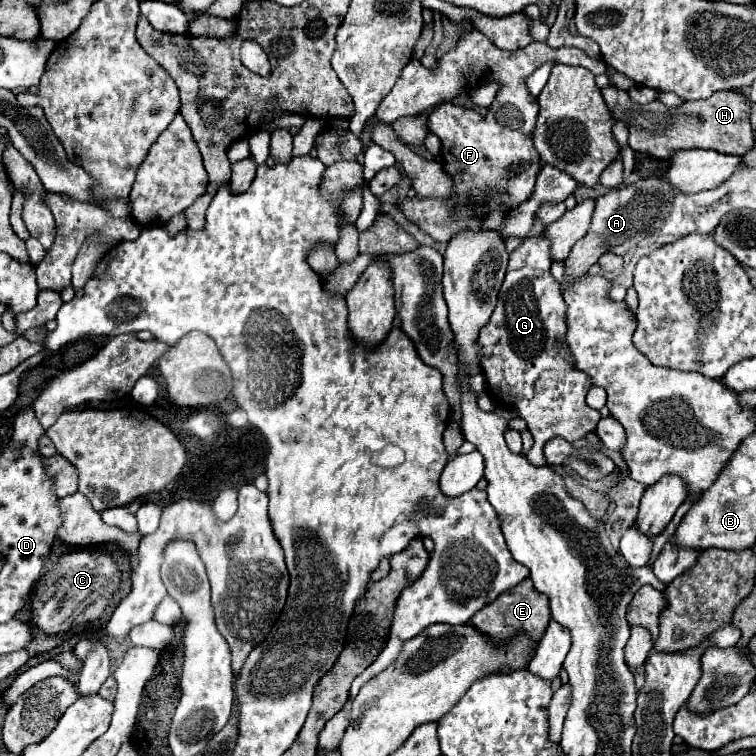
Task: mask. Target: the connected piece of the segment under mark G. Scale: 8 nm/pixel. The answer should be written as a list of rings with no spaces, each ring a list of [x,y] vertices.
[[[544,232],[526,238],[510,254],[496,310],[488,324],[480,328],[476,340],[492,398],[512,404],[534,436],[534,444],[526,455],[534,466],[547,464],[543,447],[550,438],[560,436],[566,442],[576,442],[594,432],[600,420],[600,412],[586,404],[588,376],[572,366],[572,354],[568,354],[568,344],[564,344],[566,302],[562,300],[560,284],[550,274],[550,264]]]

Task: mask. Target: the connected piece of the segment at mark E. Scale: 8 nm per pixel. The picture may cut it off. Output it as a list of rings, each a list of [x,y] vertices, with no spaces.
[[[526,578],[524,582],[520,582],[520,586],[514,586],[514,588],[506,590],[494,602],[490,602],[482,610],[478,610],[472,616],[470,624],[474,624],[474,628],[478,628],[482,634],[488,634],[496,642],[506,642],[512,634],[520,634],[520,632],[524,632],[534,642],[538,642],[542,638],[546,626],[548,626],[548,620],[550,620],[548,598],[544,594],[540,594],[532,586],[532,580],[530,578]]]

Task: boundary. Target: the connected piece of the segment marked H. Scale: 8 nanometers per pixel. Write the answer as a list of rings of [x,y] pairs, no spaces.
[[[608,86],[602,96],[616,120],[624,120],[630,128],[630,148],[636,152],[646,152],[656,158],[670,158],[676,150],[690,148],[710,148],[722,154],[744,156],[754,146],[754,132],[750,126],[752,102],[742,92],[716,92],[706,100],[682,102],[676,108],[664,106],[654,100],[646,106],[632,104],[626,90]]]

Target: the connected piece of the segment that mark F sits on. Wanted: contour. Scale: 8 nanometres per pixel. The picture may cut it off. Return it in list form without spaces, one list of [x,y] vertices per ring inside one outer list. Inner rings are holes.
[[[470,26],[462,32],[458,44],[450,52],[446,52],[436,62],[434,68],[426,68],[418,62],[418,58],[412,58],[412,62],[404,68],[392,92],[380,102],[376,116],[386,124],[392,124],[402,116],[424,114],[436,106],[428,114],[426,124],[428,130],[436,134],[442,142],[442,160],[444,160],[442,168],[448,174],[458,176],[454,178],[454,192],[446,200],[420,198],[420,196],[398,200],[398,208],[402,208],[404,214],[410,220],[414,220],[424,232],[428,232],[434,240],[448,242],[456,232],[464,228],[480,230],[482,228],[480,216],[496,210],[498,206],[514,208],[506,224],[500,228],[500,234],[504,238],[506,236],[524,238],[528,236],[528,230],[534,222],[534,212],[542,202],[566,200],[566,196],[570,196],[578,188],[578,182],[570,178],[566,172],[556,170],[554,166],[548,164],[542,168],[540,156],[532,146],[530,134],[536,124],[538,102],[532,94],[528,94],[526,78],[546,62],[584,66],[594,76],[604,74],[606,70],[602,58],[590,58],[582,50],[566,46],[552,50],[546,42],[530,42],[526,48],[506,52],[494,46],[480,30]],[[486,84],[498,84],[498,94],[494,102],[488,106],[484,118],[472,108],[462,108],[448,102],[460,94],[472,94],[474,90]],[[534,184],[536,190],[532,194]],[[524,198],[528,200],[524,202]]]

